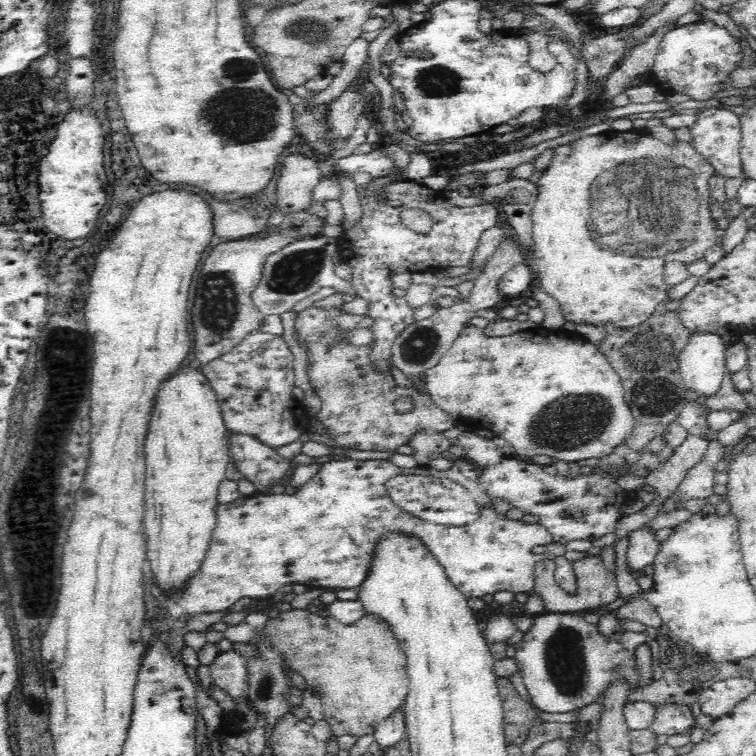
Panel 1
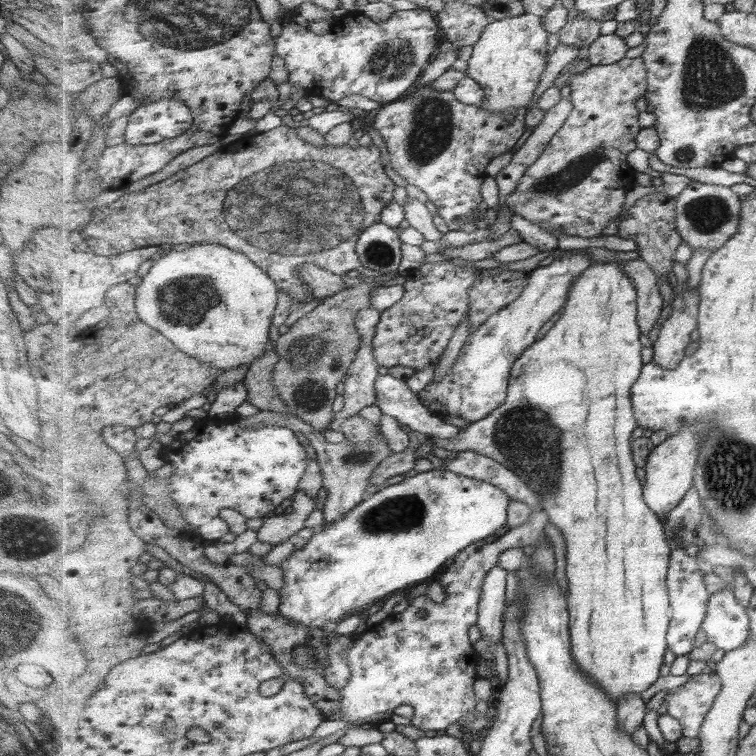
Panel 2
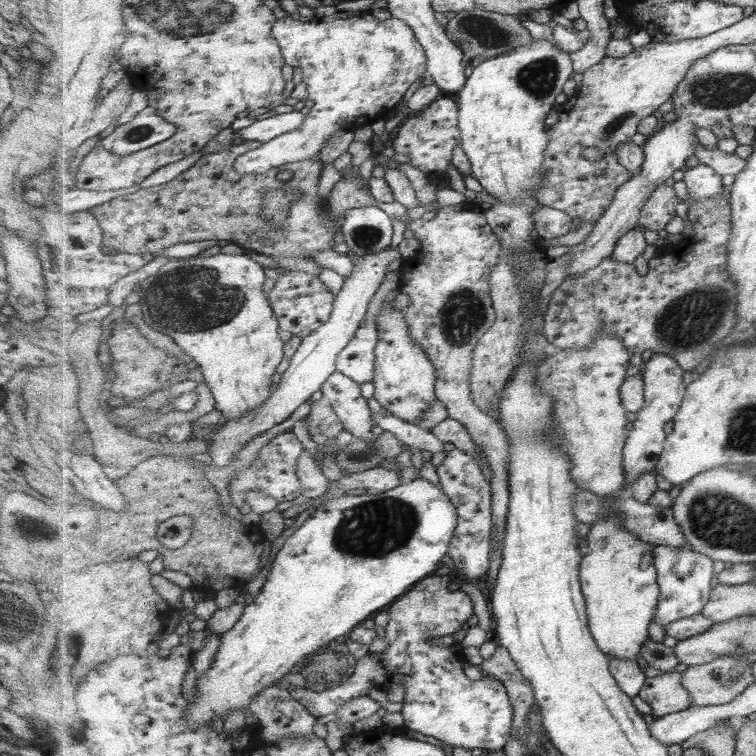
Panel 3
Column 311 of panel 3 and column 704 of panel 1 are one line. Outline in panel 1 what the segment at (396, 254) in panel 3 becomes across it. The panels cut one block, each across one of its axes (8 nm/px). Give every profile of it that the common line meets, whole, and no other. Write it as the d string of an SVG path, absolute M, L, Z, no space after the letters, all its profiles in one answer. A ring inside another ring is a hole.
M691 334L685 350L679 356L679 371L686 390L697 395L714 396L722 384L726 369L721 335Z

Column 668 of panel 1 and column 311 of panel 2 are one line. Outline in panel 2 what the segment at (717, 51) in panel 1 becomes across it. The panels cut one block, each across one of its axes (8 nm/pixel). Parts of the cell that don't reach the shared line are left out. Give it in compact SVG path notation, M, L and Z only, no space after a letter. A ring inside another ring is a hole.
M399 10L387 20L387 22L375 22L373 18L369 16L360 15L359 13L349 13L344 16L340 21L335 21L332 28L327 34L321 36L320 34L315 34L312 30L309 30L309 27L301 26L297 22L287 22L282 24L282 30L280 35L276 38L276 54L282 58L285 62L285 66L289 71L289 83L292 87L304 88L307 91L307 94L319 95L327 99L331 106L334 102L339 102L341 98L345 96L351 96L351 94L360 94L361 96L366 96L371 100L377 102L391 103L393 101L399 100L405 96L405 92L419 80L421 76L421 70L423 66L427 66L429 62L432 61L434 56L437 54L438 46L441 44L441 34L443 29L439 26L438 18L433 12L429 10Z

